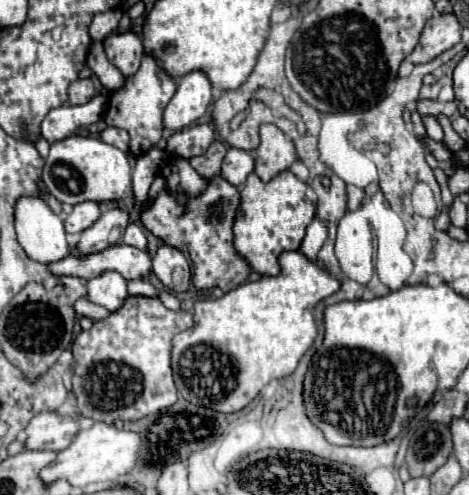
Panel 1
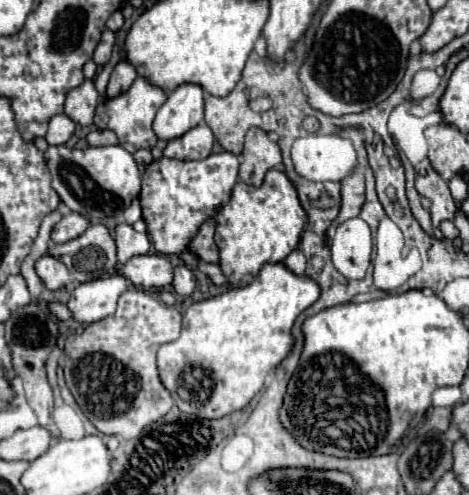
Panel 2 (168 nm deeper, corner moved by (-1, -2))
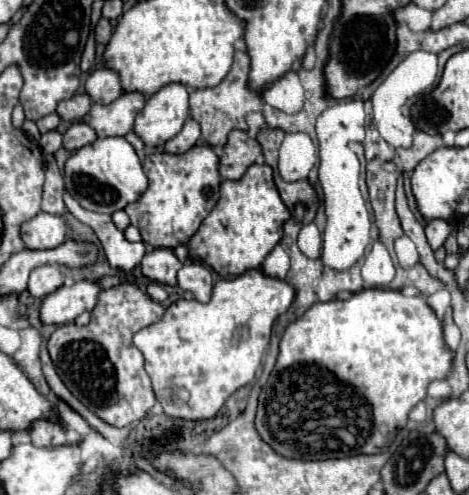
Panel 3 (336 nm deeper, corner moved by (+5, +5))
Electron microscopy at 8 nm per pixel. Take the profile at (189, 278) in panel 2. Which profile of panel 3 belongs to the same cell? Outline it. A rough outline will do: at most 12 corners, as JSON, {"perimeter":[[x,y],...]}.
{"perimeter":[[183,264],[177,272],[179,288],[195,300],[211,298],[213,280],[203,264]]}

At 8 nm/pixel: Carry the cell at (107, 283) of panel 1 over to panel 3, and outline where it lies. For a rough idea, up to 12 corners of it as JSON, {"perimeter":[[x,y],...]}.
{"perimeter":[[99,280],[61,286],[43,300],[43,324],[73,322],[97,306]]}

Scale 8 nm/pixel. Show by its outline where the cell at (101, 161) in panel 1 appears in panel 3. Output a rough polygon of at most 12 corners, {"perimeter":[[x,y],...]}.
{"perimeter":[[97,138],[63,168],[93,212],[135,202],[147,176],[125,138]]}

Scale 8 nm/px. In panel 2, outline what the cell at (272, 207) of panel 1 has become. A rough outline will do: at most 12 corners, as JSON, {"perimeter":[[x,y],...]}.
{"perimeter":[[271,169],[237,181],[215,217],[219,267],[233,287],[281,263],[307,223]]}

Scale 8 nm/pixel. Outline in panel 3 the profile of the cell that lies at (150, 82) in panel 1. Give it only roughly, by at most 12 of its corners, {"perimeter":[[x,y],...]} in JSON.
{"perimeter":[[141,92],[93,104],[83,122],[105,136],[125,136],[145,106]]}

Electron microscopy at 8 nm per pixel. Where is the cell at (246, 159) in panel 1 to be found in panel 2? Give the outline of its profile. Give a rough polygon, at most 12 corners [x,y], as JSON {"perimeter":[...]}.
{"perimeter":[[161,157],[139,201],[155,251],[181,255],[237,183],[239,157]]}

